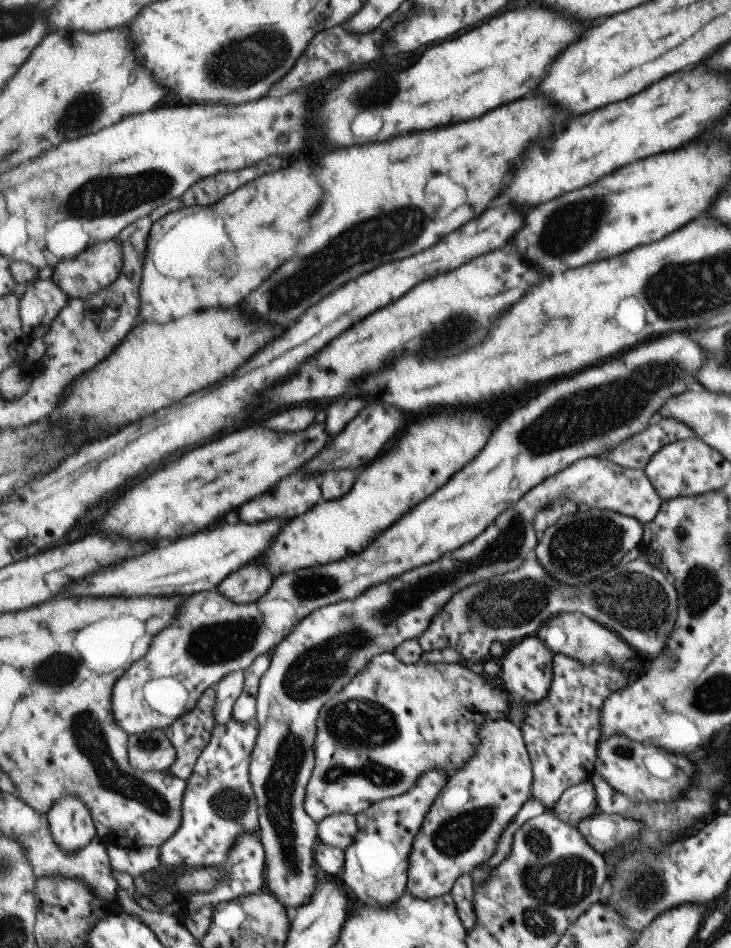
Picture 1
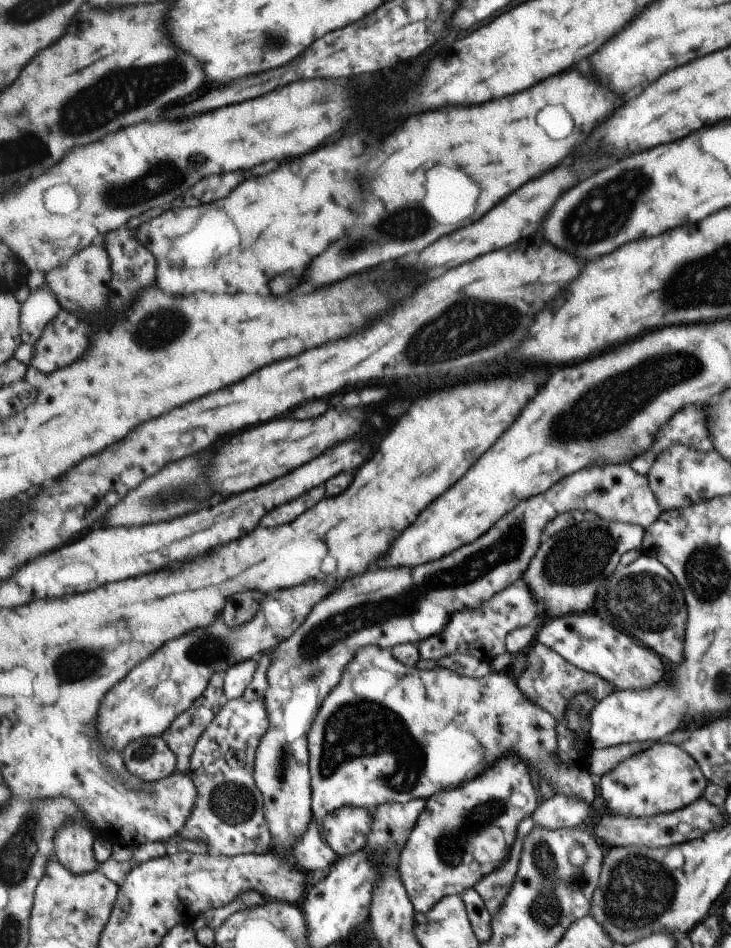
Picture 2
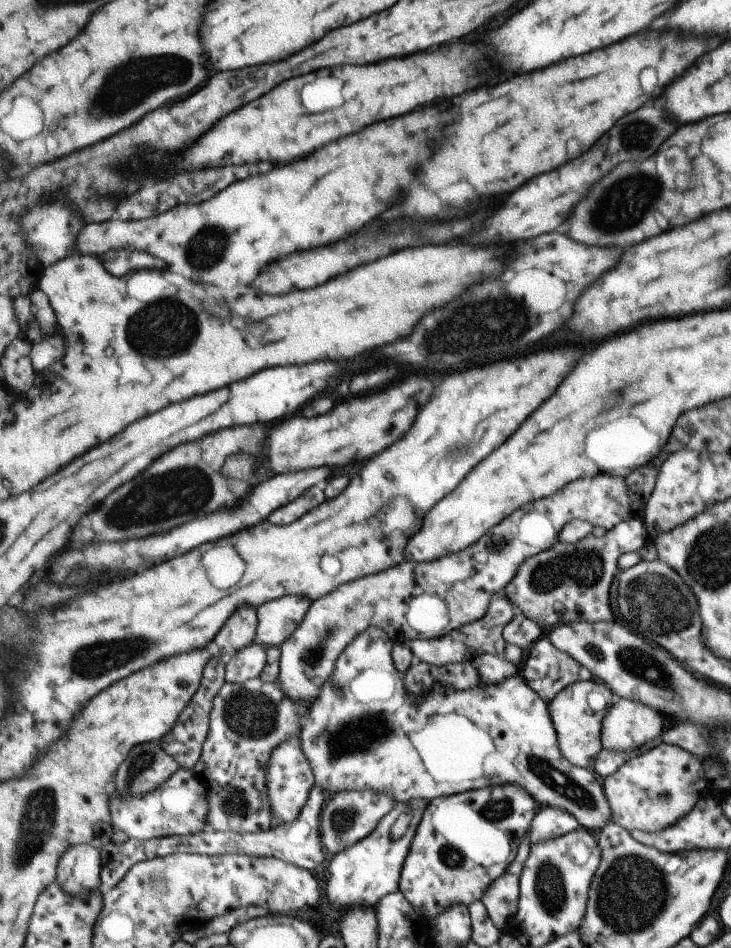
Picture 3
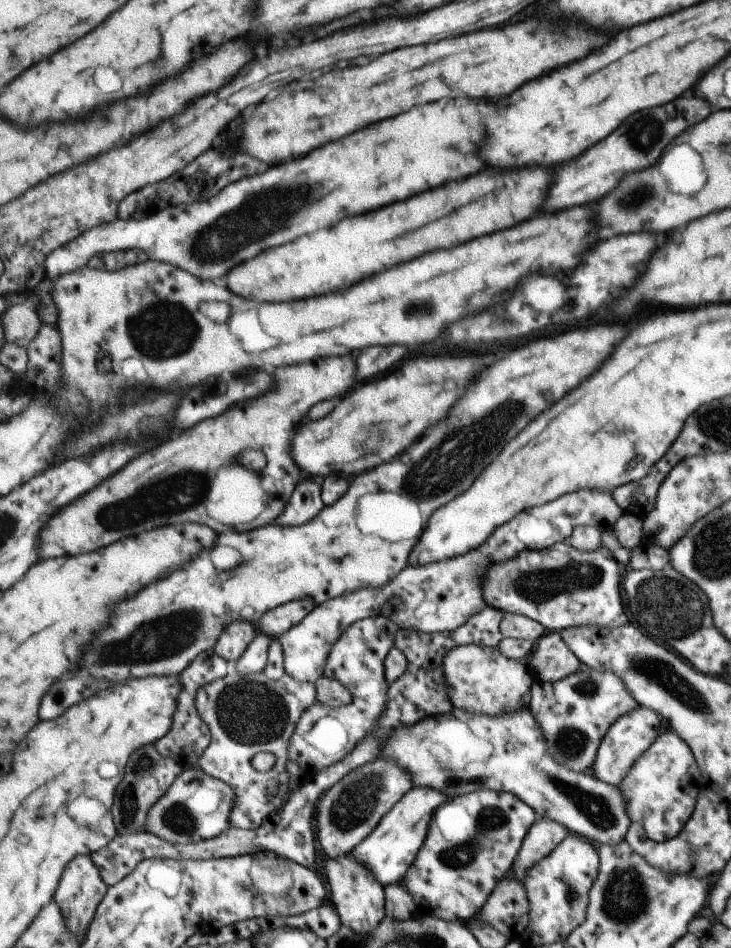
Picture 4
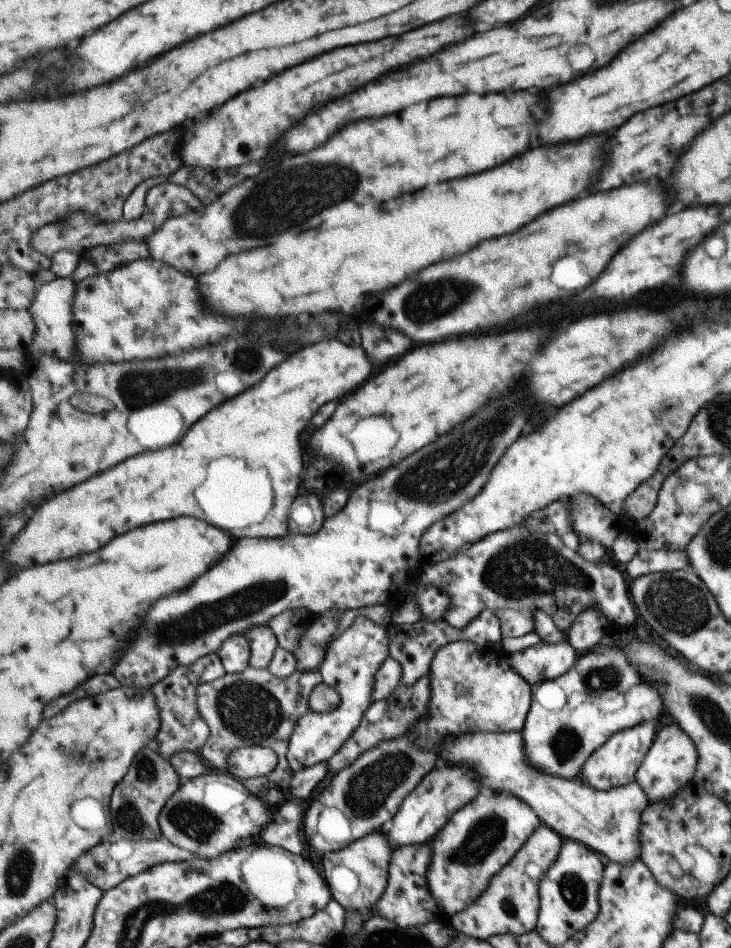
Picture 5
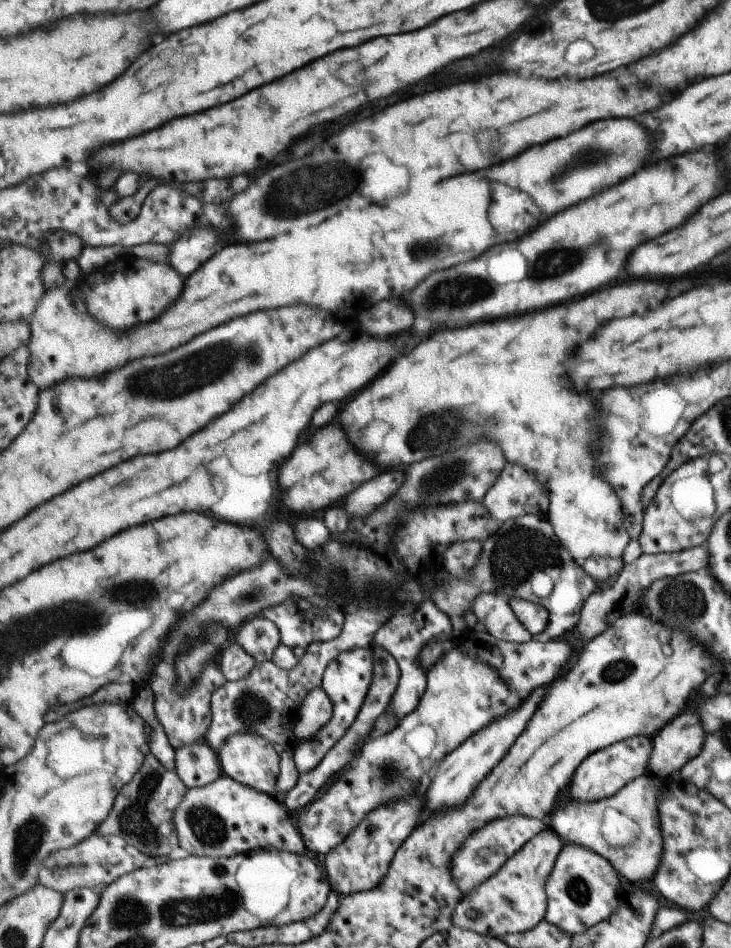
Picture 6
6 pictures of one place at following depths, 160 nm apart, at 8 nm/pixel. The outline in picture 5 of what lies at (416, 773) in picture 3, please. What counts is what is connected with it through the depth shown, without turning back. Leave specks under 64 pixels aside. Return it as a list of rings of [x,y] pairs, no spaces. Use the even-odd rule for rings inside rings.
[[[362,615],[329,644],[320,671],[325,684],[339,689],[342,701],[340,707],[331,712],[316,713],[310,710],[296,724],[288,750],[288,759],[295,773],[321,761],[331,760],[360,727],[365,712],[373,704],[372,694],[376,688],[377,671],[389,657],[390,638],[387,626],[378,626]],[[469,732],[451,744],[445,746],[443,756],[451,762],[469,762],[481,768],[481,776],[485,776],[485,786],[497,792],[511,792],[512,795],[530,804],[540,816],[543,823],[551,826],[562,837],[588,845],[599,853],[606,861],[619,864],[633,864],[641,857],[641,826],[645,809],[651,804],[648,794],[635,781],[622,787],[615,787],[608,791],[593,788],[581,778],[564,779],[553,775],[543,774],[537,770],[528,759],[522,732]]]

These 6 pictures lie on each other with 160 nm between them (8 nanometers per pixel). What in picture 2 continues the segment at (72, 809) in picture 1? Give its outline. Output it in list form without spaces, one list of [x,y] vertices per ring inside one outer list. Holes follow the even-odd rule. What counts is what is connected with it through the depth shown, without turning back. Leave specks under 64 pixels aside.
[[[70,821],[57,831],[55,859],[73,874],[84,875],[101,868],[96,857],[96,839],[94,834],[82,821]]]

